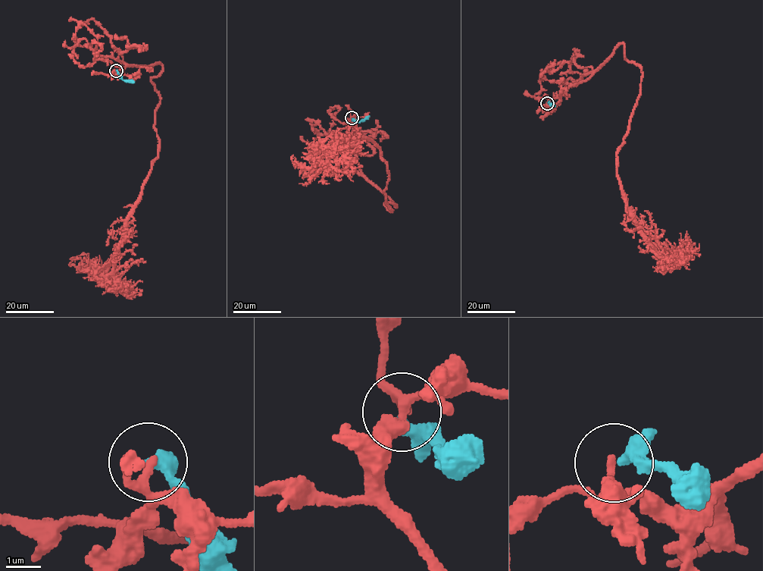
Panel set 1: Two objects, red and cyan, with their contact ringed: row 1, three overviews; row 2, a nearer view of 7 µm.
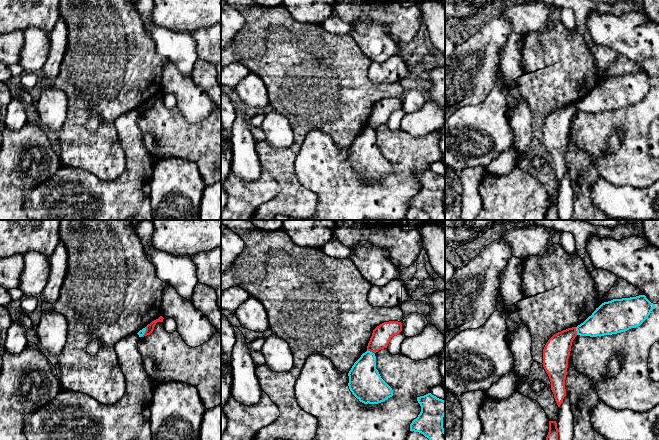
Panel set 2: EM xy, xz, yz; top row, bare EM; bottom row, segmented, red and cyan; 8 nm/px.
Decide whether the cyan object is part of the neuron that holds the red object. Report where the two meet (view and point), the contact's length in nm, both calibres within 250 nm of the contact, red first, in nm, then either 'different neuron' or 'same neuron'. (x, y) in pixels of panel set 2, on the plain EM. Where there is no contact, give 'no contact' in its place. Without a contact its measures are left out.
contact xz (371, 127); length 80 nm; calibres 160 and 260 nm; different neuron

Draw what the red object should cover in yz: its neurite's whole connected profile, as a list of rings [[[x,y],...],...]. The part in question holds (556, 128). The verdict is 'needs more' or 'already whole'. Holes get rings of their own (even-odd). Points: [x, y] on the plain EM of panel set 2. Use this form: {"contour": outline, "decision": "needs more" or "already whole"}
{"contour": [[[576,103],[554,110],[543,125],[543,143],[549,152],[551,166],[560,183],[566,172],[565,154],[572,118],[577,112]]], "decision": "already whole"}

